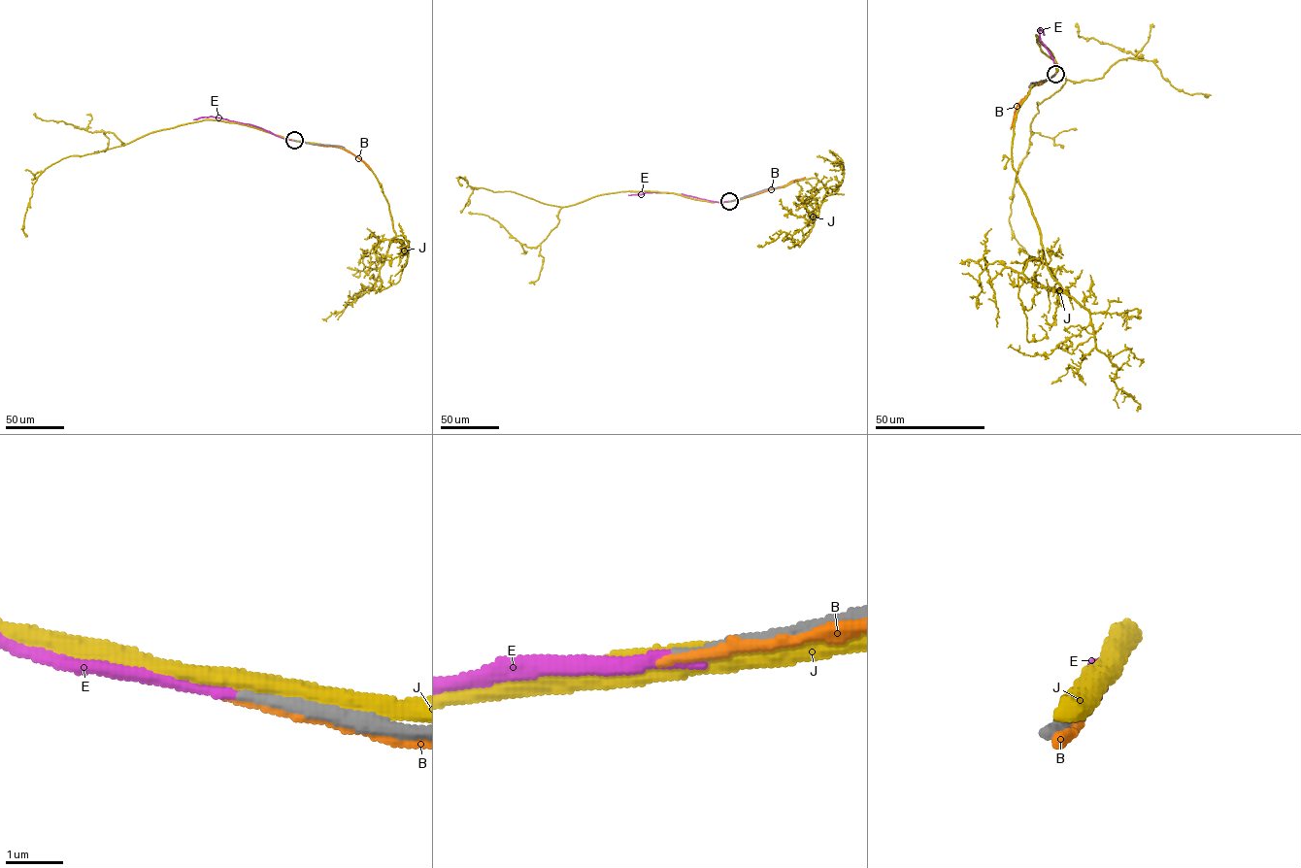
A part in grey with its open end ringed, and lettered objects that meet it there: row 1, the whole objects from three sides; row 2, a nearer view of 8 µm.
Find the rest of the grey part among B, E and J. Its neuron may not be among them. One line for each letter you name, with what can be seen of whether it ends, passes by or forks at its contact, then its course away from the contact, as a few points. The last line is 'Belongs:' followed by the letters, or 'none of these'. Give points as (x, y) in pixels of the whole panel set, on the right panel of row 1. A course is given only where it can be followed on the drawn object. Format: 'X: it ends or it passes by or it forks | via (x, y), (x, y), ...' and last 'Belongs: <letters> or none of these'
E: it ends | via (1055, 74), (1054, 65), (1040, 40), (1040, 29), (1044, 35)
Belongs: E

